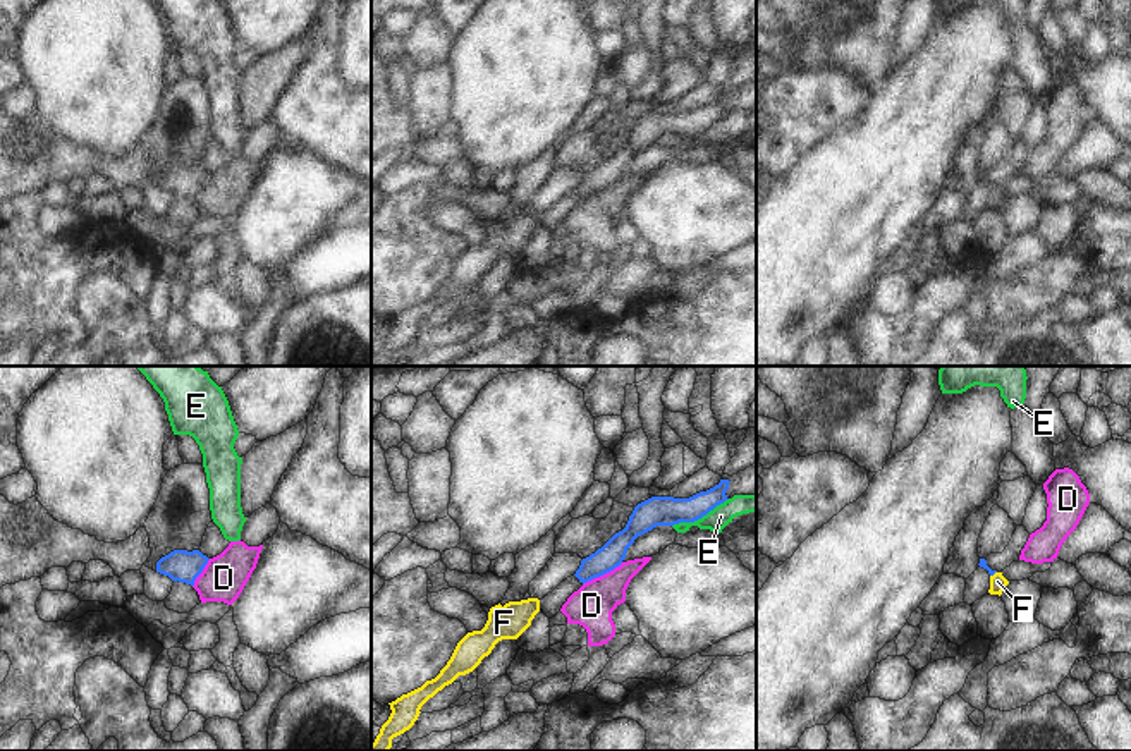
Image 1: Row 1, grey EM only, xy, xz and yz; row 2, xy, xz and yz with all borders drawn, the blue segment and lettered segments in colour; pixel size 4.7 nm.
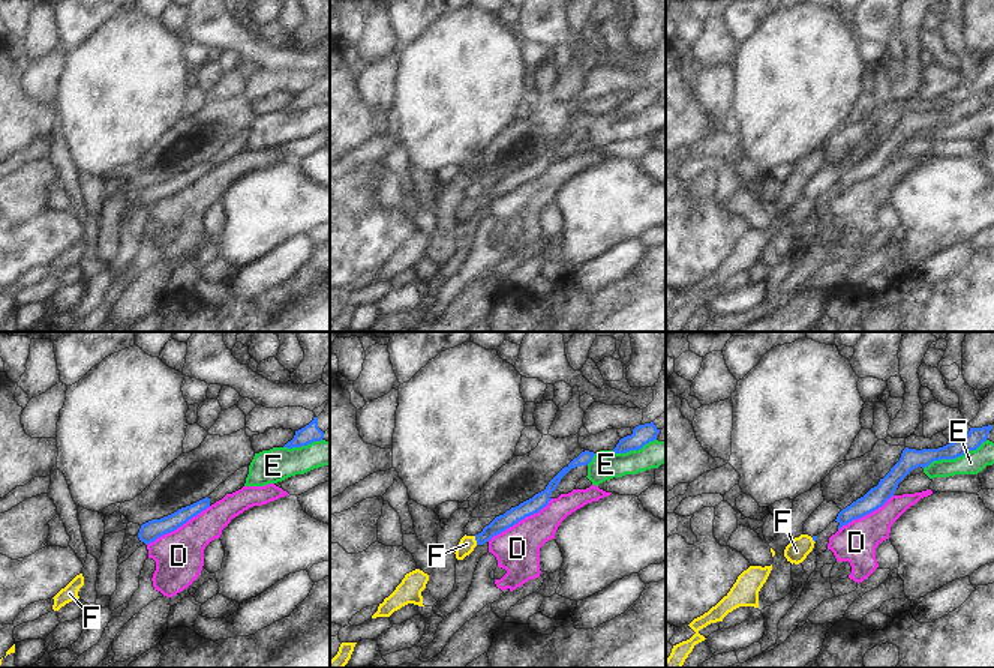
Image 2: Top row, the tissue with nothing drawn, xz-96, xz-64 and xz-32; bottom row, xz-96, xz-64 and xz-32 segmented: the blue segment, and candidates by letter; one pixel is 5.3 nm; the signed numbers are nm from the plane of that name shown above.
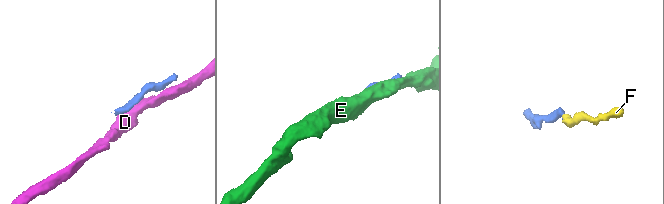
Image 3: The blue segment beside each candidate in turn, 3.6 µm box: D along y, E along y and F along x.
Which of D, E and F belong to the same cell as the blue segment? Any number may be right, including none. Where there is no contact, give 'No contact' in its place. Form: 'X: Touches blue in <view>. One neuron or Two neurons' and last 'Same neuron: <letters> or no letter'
D: Touches blue in xz. Two neurons
E: Touches blue in xz. Two neurons
F: Touches blue in yz. One neuron
Same neuron: F

